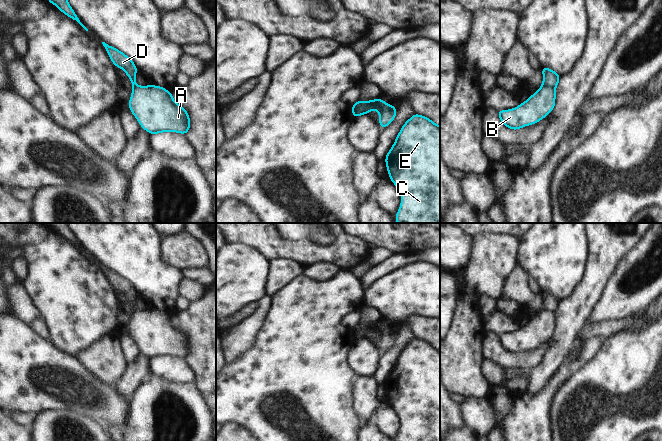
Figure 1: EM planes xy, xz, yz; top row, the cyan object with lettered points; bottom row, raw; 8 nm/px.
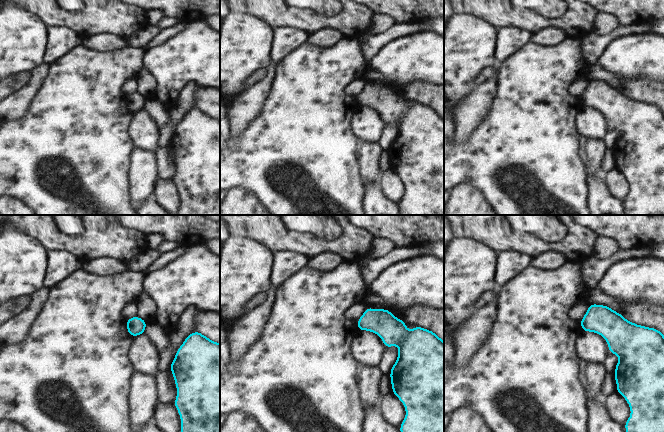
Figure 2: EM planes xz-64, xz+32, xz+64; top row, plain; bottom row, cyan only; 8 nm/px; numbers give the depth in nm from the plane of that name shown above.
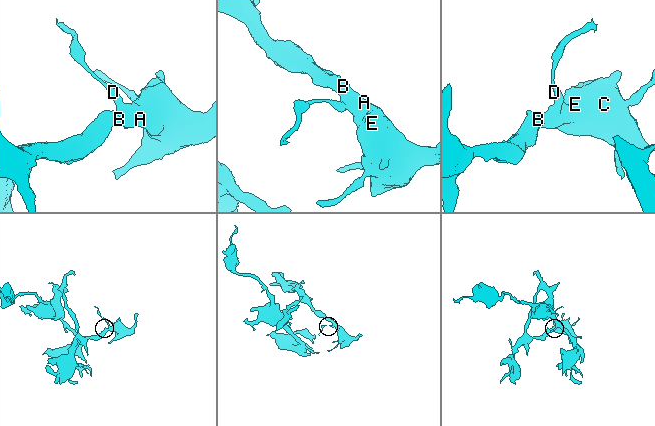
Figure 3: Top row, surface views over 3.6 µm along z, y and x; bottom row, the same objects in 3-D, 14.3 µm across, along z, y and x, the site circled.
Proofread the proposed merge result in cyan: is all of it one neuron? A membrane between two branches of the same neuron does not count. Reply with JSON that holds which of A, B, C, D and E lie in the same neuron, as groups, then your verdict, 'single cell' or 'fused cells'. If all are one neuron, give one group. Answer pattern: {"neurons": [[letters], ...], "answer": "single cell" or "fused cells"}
{"neurons": [["A", "B", "C", "E"], ["D"]], "answer": "fused cells"}

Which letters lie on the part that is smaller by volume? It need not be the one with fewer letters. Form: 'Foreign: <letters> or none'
Foreign: D.

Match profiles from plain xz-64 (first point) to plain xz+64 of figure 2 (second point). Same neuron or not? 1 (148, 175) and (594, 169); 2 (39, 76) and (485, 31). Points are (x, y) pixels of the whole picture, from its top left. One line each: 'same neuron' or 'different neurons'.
1: same neuron
2: different neurons

